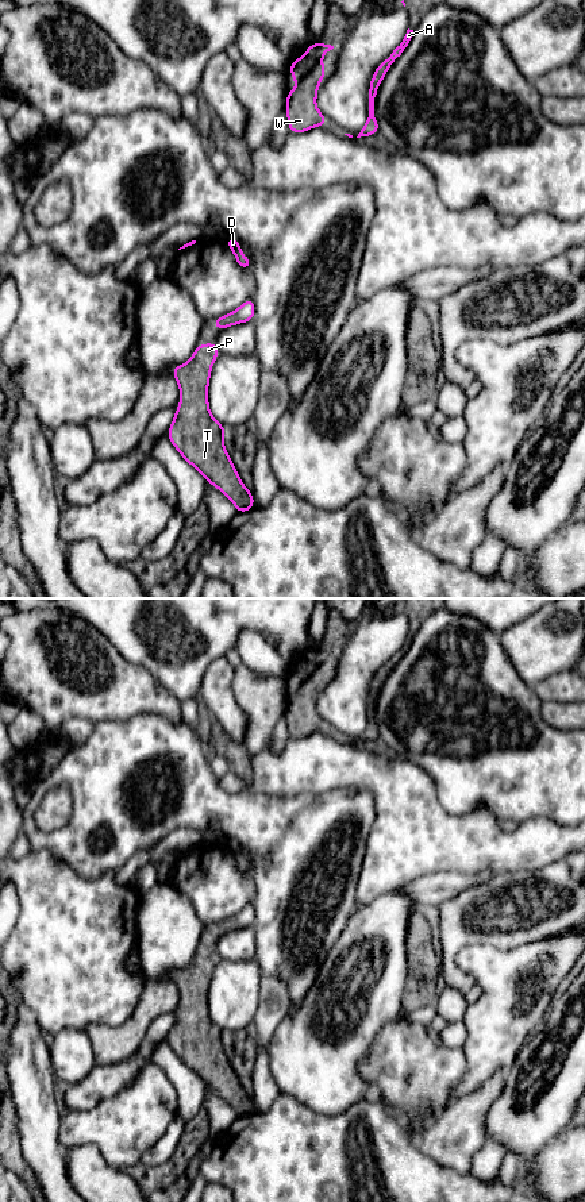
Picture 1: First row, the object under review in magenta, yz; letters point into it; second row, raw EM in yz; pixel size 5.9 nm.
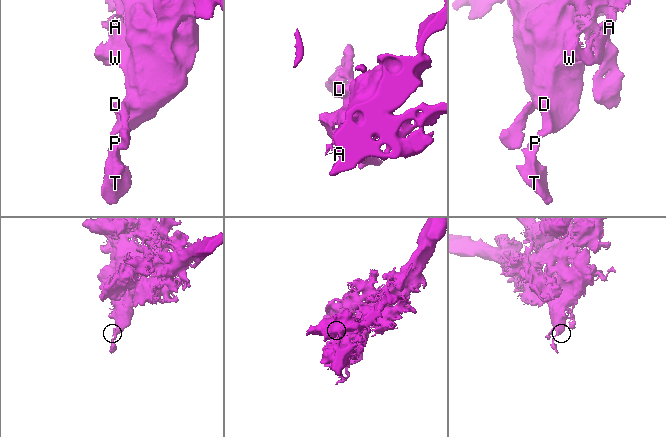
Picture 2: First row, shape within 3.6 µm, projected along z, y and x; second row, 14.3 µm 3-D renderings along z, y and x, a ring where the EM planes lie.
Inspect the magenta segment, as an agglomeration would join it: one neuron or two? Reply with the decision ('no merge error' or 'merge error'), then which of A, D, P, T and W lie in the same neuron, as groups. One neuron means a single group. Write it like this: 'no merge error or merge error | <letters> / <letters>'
no merge error | A D P T W

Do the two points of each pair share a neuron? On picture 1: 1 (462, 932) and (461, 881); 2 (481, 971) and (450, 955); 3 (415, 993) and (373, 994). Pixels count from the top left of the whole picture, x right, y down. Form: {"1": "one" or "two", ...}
{"1": "two", "2": "two", "3": "two"}

